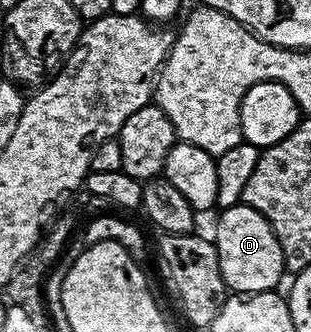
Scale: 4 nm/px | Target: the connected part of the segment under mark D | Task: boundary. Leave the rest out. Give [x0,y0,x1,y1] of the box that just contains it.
[213,201,285,295]

